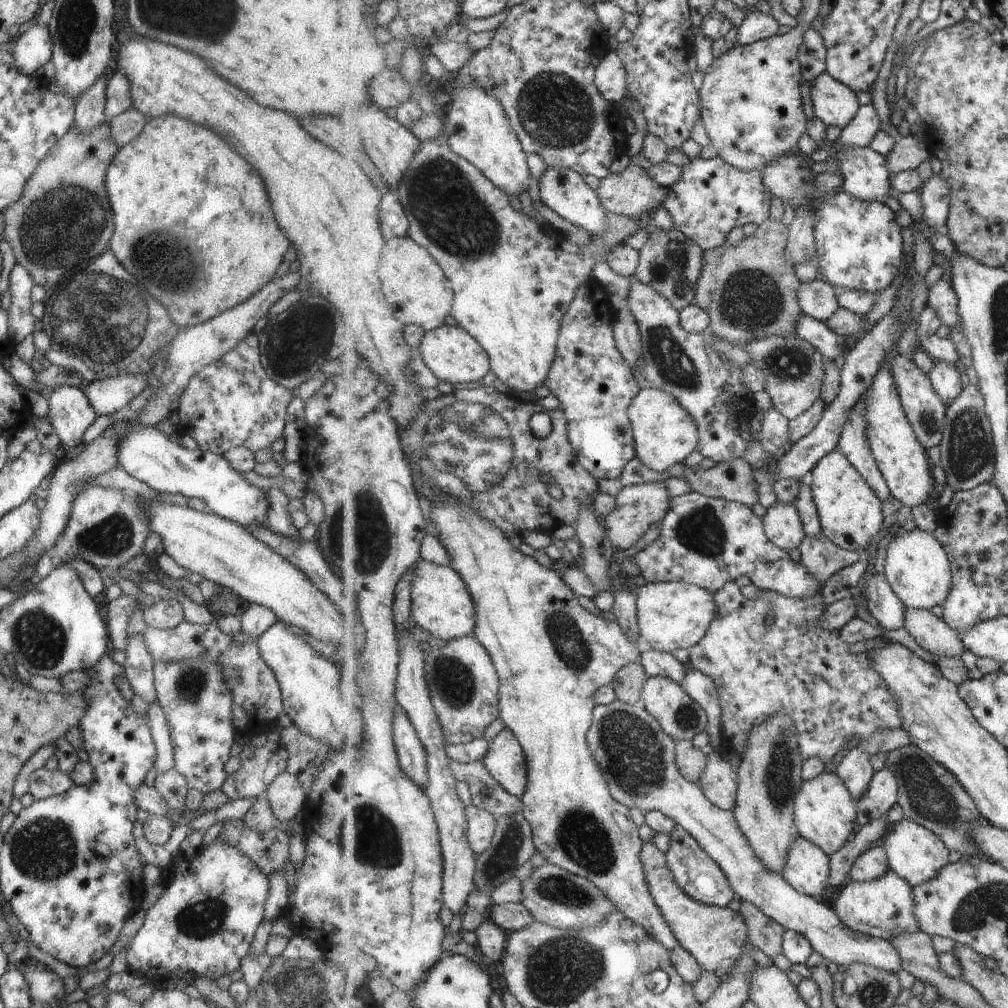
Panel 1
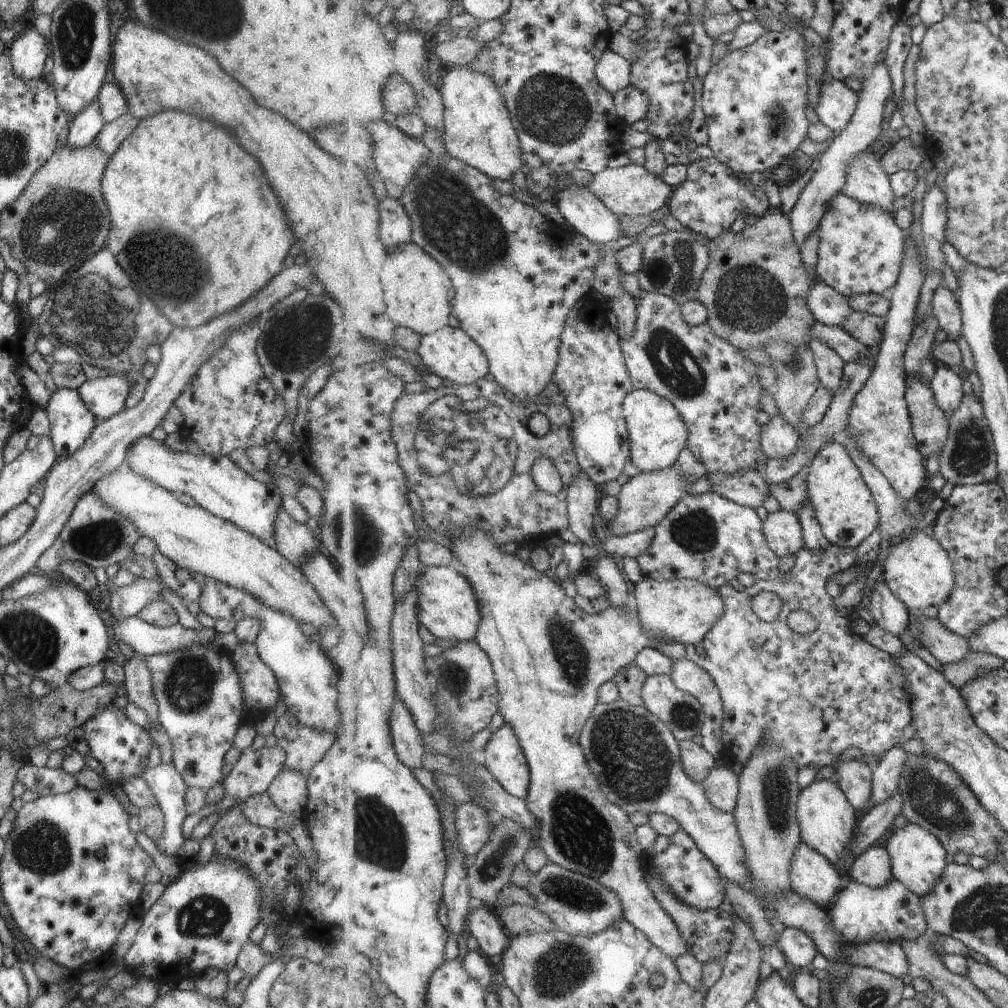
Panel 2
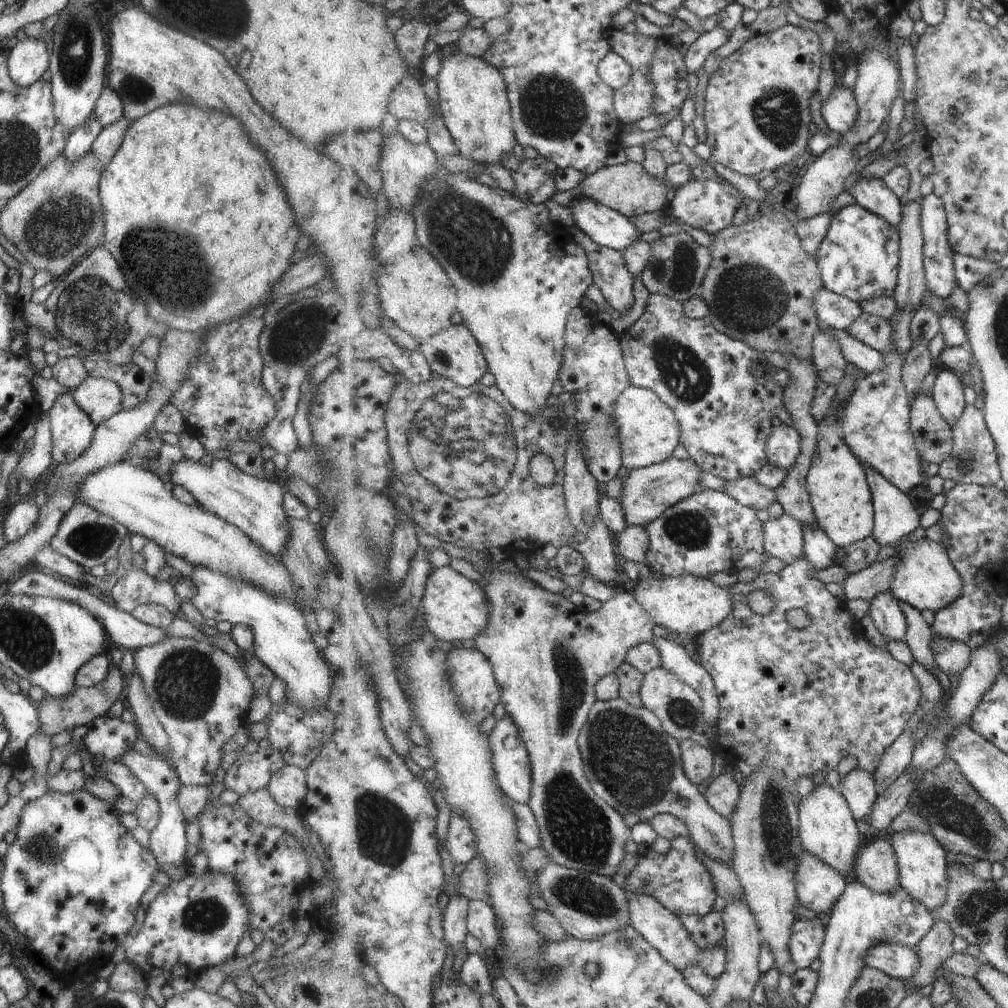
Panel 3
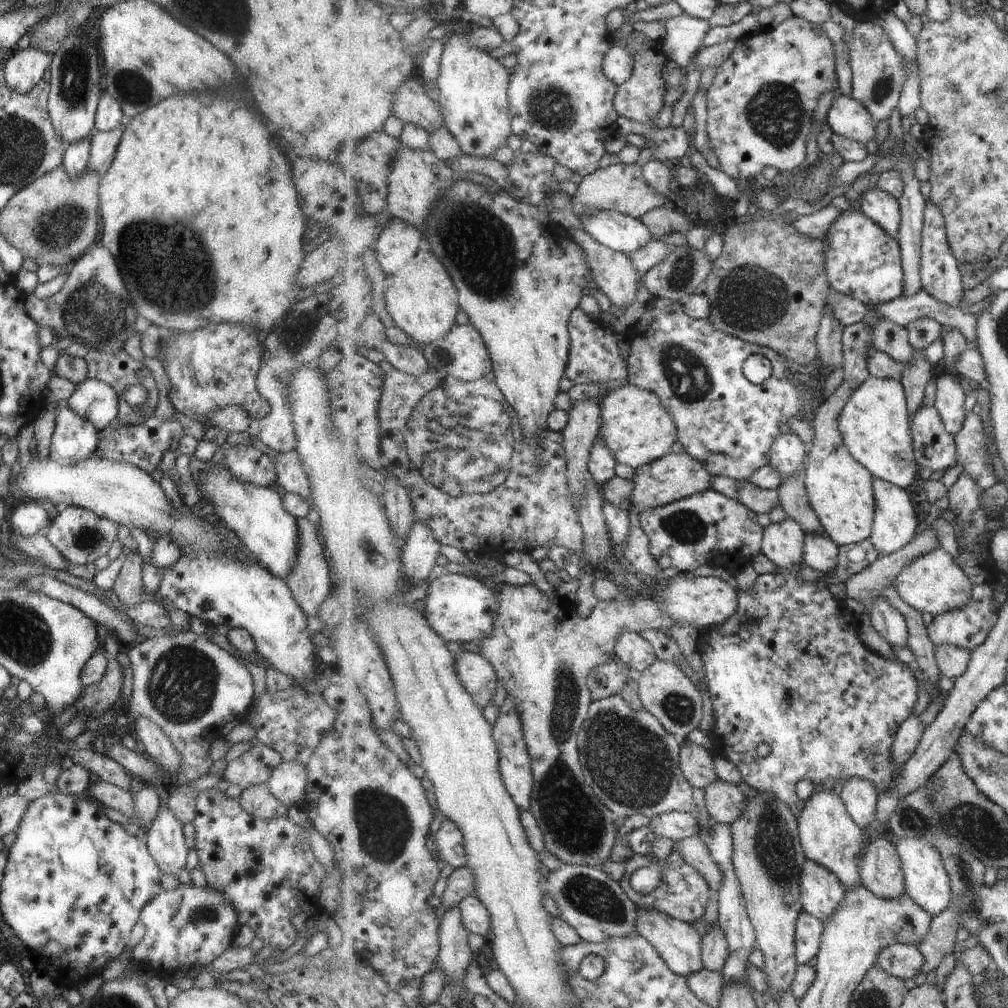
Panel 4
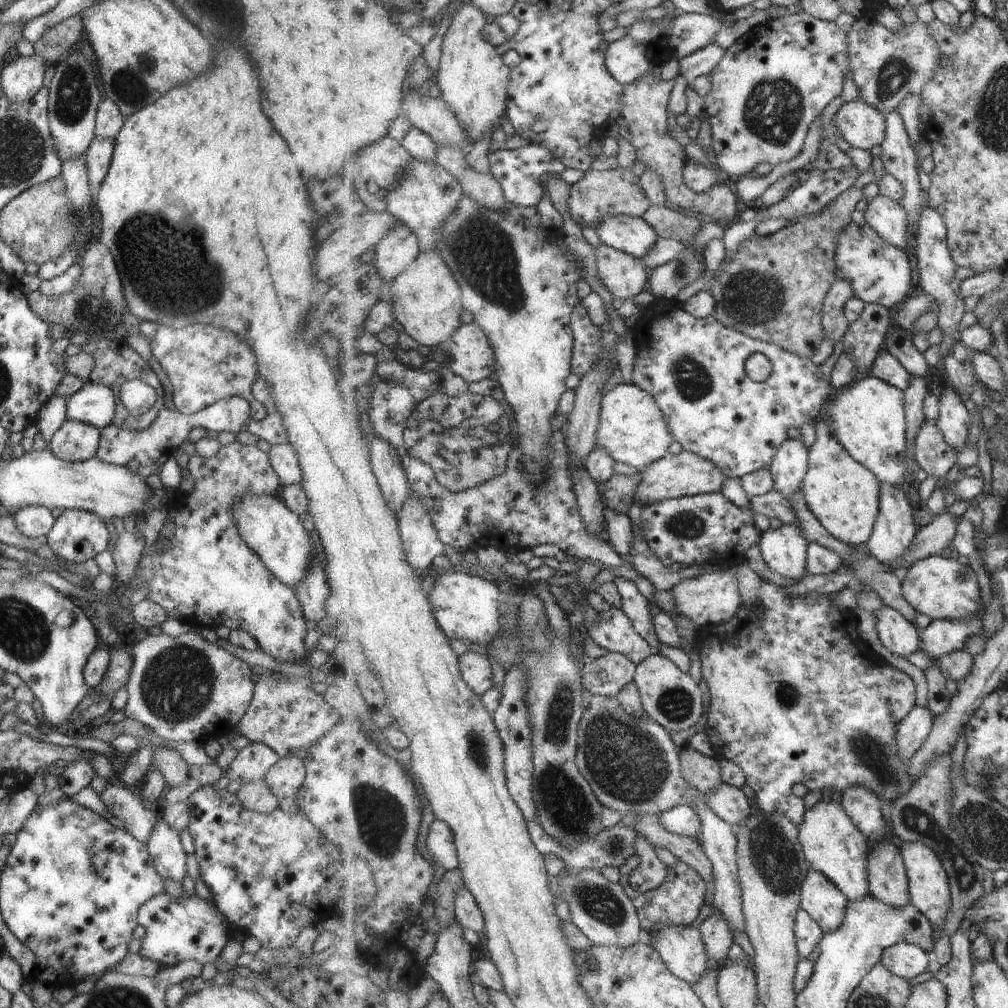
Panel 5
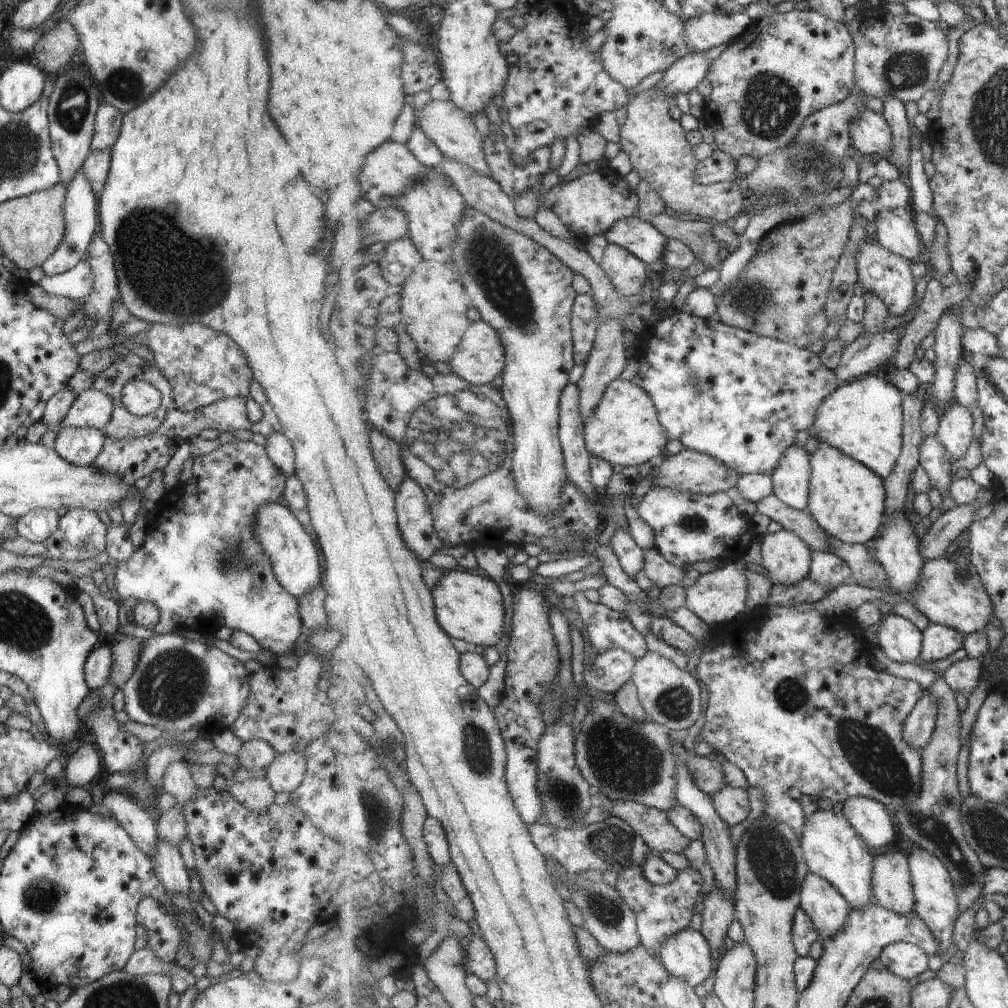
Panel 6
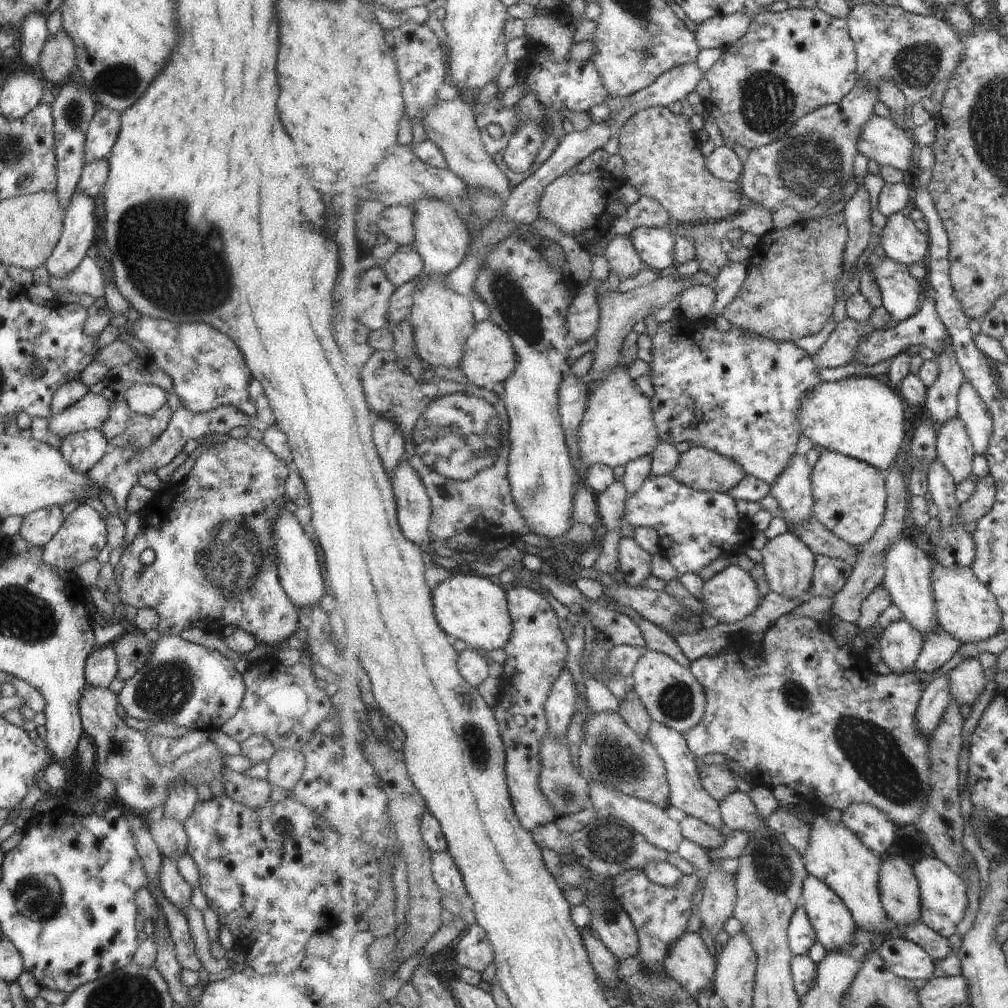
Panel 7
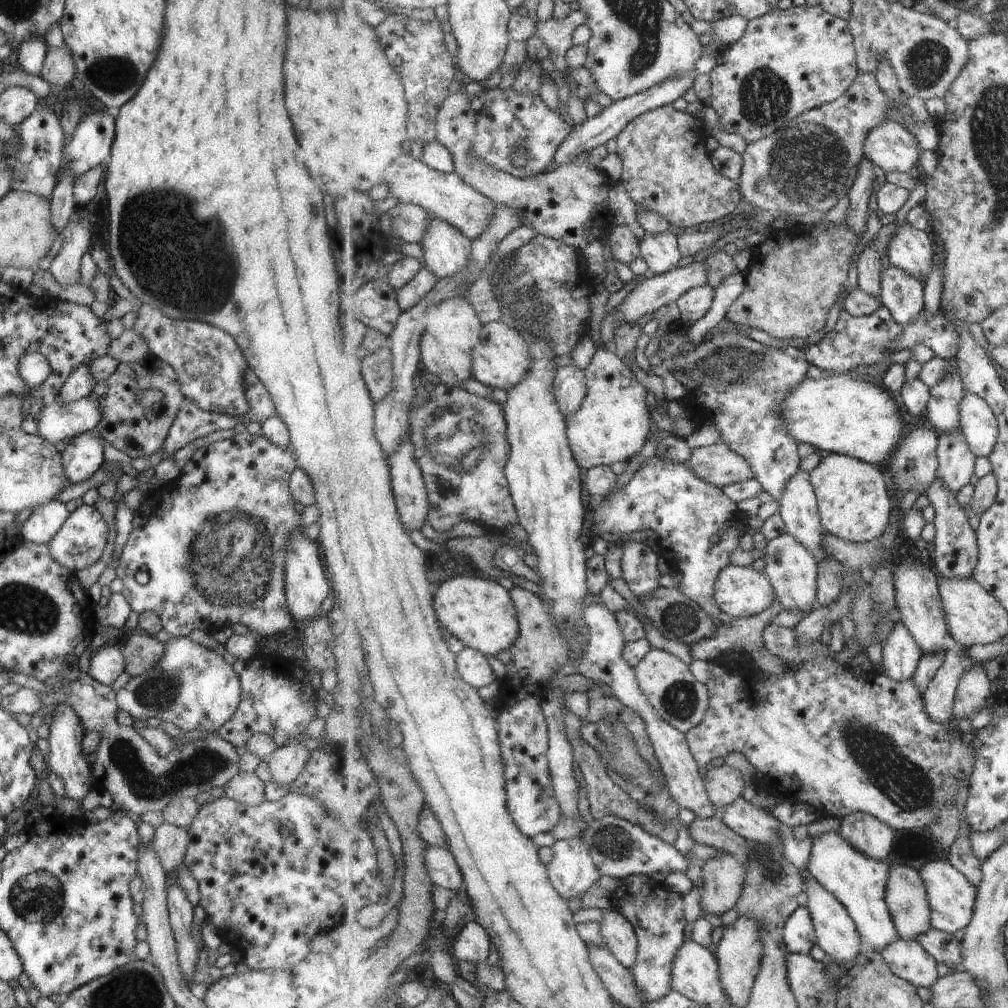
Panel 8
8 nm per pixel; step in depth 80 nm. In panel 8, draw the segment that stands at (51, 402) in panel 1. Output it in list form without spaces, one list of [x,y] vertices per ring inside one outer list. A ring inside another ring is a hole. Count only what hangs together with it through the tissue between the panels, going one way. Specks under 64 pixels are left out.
[[[86,431],[69,439],[69,444],[60,454],[63,476],[68,484],[85,482],[104,462],[103,444],[100,437]]]

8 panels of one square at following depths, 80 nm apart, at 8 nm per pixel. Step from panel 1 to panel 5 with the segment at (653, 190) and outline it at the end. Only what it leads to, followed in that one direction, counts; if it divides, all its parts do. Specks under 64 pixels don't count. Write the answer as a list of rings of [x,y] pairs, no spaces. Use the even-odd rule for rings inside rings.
[[[616,167],[613,170],[589,170],[577,183],[571,185],[571,208],[572,219],[580,227],[596,229],[599,222],[603,222],[605,216],[627,215],[642,218],[651,207],[643,188],[640,178],[633,174],[633,170],[625,170]]]

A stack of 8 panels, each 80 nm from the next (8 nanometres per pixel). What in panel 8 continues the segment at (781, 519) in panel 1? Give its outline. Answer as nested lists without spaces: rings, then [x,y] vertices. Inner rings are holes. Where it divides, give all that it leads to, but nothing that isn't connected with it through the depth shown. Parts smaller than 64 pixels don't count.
[[[788,532],[767,542],[763,549],[765,572],[774,586],[776,598],[787,611],[799,609],[813,612],[817,604],[819,567],[814,554]]]

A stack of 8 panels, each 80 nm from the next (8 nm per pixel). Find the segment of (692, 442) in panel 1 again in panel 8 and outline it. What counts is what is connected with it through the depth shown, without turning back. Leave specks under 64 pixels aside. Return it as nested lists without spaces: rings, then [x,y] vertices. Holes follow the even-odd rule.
[[[610,348],[599,349],[591,363],[583,370],[586,374],[588,393],[582,407],[569,418],[567,423],[567,438],[574,452],[578,465],[585,471],[601,465],[628,462],[628,458],[643,450],[645,442],[653,434],[651,432],[652,410],[647,406],[647,389],[635,374],[621,362]]]

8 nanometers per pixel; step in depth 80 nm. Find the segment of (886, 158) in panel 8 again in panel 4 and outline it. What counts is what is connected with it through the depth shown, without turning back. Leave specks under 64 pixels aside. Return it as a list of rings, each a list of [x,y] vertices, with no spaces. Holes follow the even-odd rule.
[[[835,94],[825,120],[834,134],[848,140],[865,143],[877,134],[871,113],[849,95]]]

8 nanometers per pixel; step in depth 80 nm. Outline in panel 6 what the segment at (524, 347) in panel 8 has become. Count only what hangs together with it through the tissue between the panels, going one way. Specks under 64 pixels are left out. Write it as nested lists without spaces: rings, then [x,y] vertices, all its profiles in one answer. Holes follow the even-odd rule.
[[[484,321],[472,322],[454,358],[447,363],[459,377],[473,385],[490,385],[505,372],[507,350],[499,332]]]

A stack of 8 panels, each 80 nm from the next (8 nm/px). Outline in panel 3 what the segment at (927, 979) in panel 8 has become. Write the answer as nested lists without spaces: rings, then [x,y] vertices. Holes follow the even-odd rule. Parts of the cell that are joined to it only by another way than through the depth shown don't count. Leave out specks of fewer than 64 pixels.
[[[897,943],[878,944],[866,954],[866,964],[899,980],[915,976],[920,967],[920,954],[911,947]]]

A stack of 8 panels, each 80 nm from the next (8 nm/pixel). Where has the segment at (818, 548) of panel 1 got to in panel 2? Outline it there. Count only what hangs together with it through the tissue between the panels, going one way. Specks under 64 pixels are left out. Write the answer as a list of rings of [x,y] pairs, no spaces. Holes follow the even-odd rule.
[[[805,545],[797,554],[797,560],[795,566],[786,572],[788,574],[787,581],[764,581],[757,580],[751,587],[745,587],[744,590],[736,590],[733,586],[723,585],[721,589],[718,589],[726,609],[723,616],[719,618],[717,624],[713,626],[707,636],[703,639],[700,647],[695,645],[685,645],[687,658],[691,659],[695,664],[698,664],[701,668],[704,668],[718,683],[718,687],[724,702],[724,723],[723,723],[723,740],[726,748],[729,748],[731,752],[736,756],[737,760],[741,764],[745,763],[752,757],[755,749],[769,737],[772,741],[775,741],[780,747],[783,747],[786,751],[790,752],[792,759],[798,764],[799,768],[803,766],[815,766],[817,770],[823,768],[823,766],[832,766],[835,768],[839,764],[840,760],[854,752],[855,754],[875,754],[878,756],[884,755],[887,751],[890,751],[897,744],[902,743],[903,730],[912,724],[912,706],[908,699],[908,691],[904,688],[904,675],[902,674],[901,667],[896,663],[895,657],[891,656],[888,652],[874,648],[872,644],[869,644],[866,640],[863,640],[861,635],[852,636],[847,635],[845,630],[845,624],[847,619],[840,617],[835,613],[834,598],[829,594],[826,584],[829,582],[831,576],[835,576],[837,572],[841,571],[841,568],[850,567],[858,562],[858,553],[856,549],[851,547],[843,548],[837,545],[829,545],[825,550],[811,550],[811,547]],[[761,592],[773,592],[777,594],[781,600],[783,600],[783,612],[779,615],[779,618],[775,622],[765,622],[761,620],[752,607],[752,600]],[[803,609],[809,613],[818,622],[817,628],[807,635],[800,635],[787,624],[787,618],[791,612],[795,610]]]

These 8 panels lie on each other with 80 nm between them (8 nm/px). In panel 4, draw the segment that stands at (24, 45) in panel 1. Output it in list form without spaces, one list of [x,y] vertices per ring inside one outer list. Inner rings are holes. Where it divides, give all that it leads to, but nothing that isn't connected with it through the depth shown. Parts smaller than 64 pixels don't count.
[[[29,44],[26,49],[13,48],[11,56],[3,63],[6,85],[21,94],[41,80],[43,71],[49,66],[50,54]]]

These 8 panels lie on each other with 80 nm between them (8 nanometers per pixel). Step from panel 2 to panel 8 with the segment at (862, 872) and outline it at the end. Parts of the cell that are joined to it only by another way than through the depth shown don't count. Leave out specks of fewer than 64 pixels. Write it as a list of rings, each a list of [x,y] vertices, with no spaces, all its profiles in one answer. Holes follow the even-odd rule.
[[[891,862],[889,884],[887,884],[887,904],[889,904],[891,916],[898,927],[901,939],[916,941],[923,932],[933,930],[929,896],[927,896],[927,888],[919,871]]]

